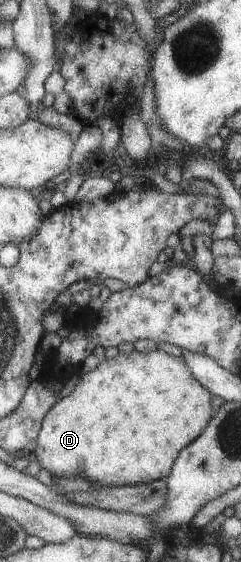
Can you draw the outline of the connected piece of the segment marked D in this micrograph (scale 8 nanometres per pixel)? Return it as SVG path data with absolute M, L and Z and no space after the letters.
M155 349L149 353L133 351L130 353L118 352L113 358L100 361L100 363L88 373L85 373L80 383L69 393L53 405L53 408L44 418L44 423L38 439L38 447L32 453L33 458L39 460L43 468L52 475L74 477L75 475L86 476L86 479L99 483L102 486L122 487L125 485L138 485L151 483L159 479L167 480L172 473L180 452L188 447L209 426L210 420L215 415L213 410L213 393L189 370L188 363L183 357L173 356Z

